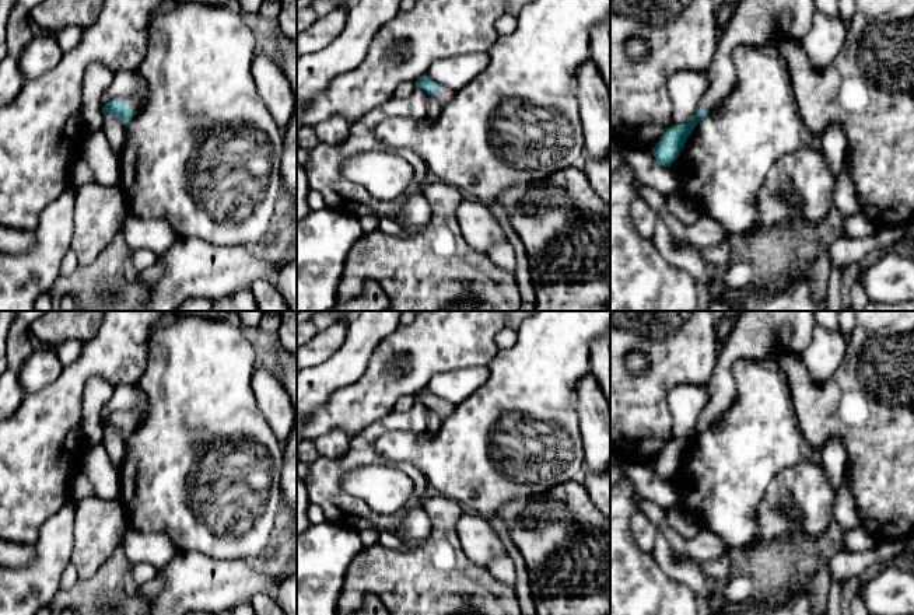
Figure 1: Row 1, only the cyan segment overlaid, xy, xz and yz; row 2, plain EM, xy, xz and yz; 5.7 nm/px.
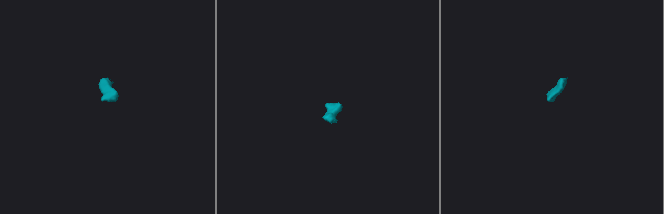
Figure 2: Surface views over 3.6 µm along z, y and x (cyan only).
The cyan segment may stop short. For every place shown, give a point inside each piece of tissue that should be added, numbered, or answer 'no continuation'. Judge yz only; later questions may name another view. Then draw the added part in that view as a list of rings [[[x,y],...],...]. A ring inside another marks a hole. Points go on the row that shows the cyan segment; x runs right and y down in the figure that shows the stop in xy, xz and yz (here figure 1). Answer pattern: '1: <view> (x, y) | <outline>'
1: yz (757, 23) | [[[739,0],[707,70],[710,87],[700,99],[698,109],[711,112],[733,88],[735,67],[731,52],[735,46],[754,45],[767,49],[775,38],[802,42],[815,14],[816,0]]]

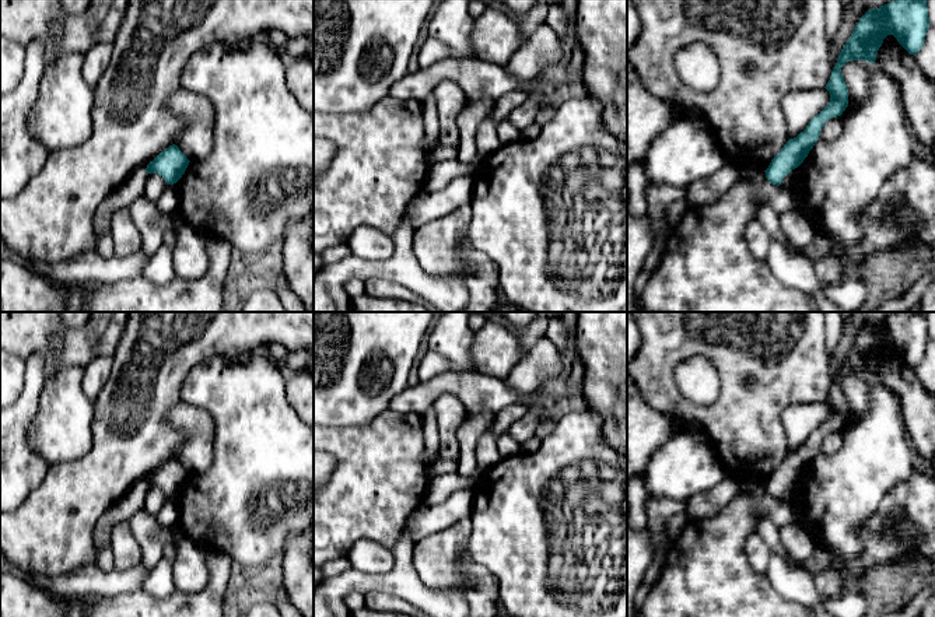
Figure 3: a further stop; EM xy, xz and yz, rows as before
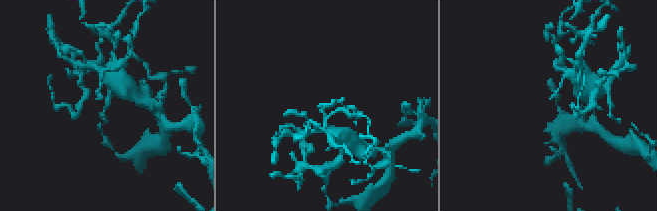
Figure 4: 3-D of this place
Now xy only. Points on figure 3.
no continuation

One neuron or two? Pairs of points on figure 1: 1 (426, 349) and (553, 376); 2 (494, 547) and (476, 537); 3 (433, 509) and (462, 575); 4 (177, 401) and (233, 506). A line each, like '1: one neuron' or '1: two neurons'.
1: two neurons
2: one neuron
3: one neuron
4: one neuron

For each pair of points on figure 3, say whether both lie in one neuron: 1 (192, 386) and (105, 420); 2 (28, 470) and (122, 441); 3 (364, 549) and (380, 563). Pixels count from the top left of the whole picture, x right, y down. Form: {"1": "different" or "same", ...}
{"1": "different", "2": "different", "3": "same"}

